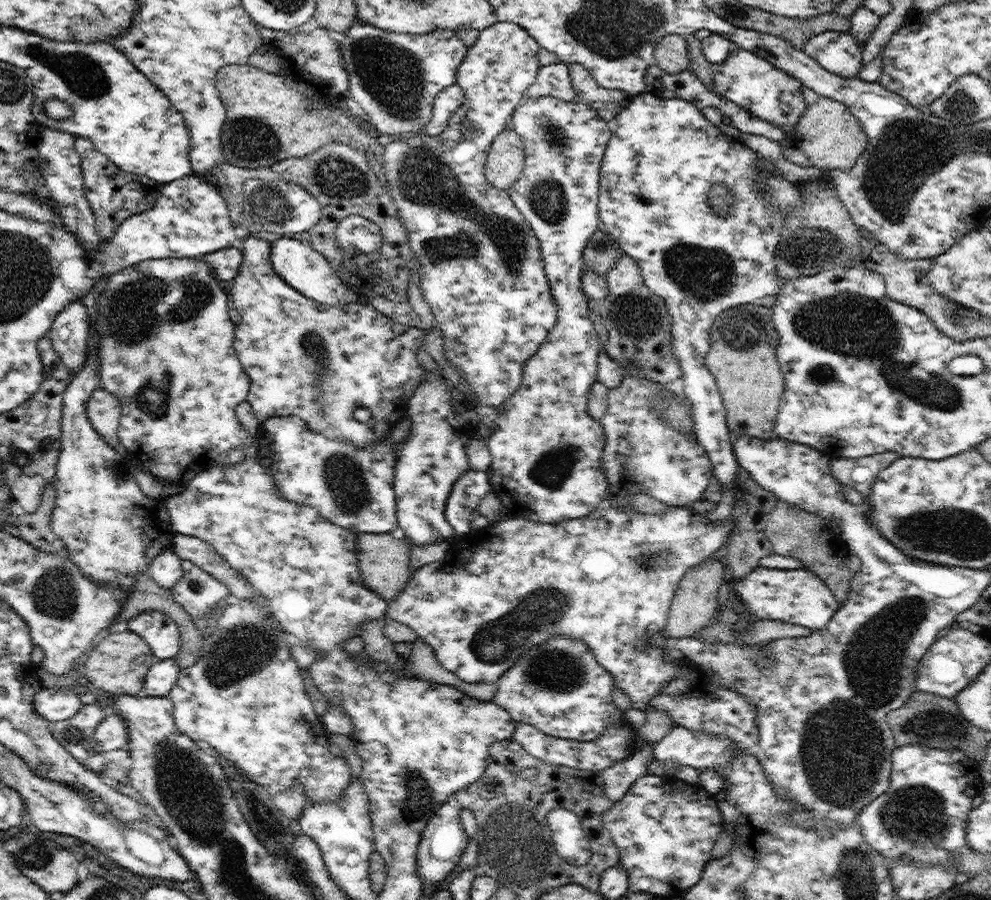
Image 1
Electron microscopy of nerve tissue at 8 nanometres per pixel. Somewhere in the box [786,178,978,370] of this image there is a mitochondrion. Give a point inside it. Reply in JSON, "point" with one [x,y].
{"point":[956,319]}

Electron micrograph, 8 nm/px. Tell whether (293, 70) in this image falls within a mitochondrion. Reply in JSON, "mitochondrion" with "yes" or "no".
{"mitochondrion":"no"}

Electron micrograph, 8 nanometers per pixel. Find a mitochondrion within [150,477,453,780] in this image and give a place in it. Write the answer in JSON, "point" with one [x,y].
{"point":[238,655]}

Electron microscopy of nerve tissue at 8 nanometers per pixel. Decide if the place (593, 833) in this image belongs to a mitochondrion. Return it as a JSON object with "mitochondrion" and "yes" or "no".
{"mitochondrion":"no"}

